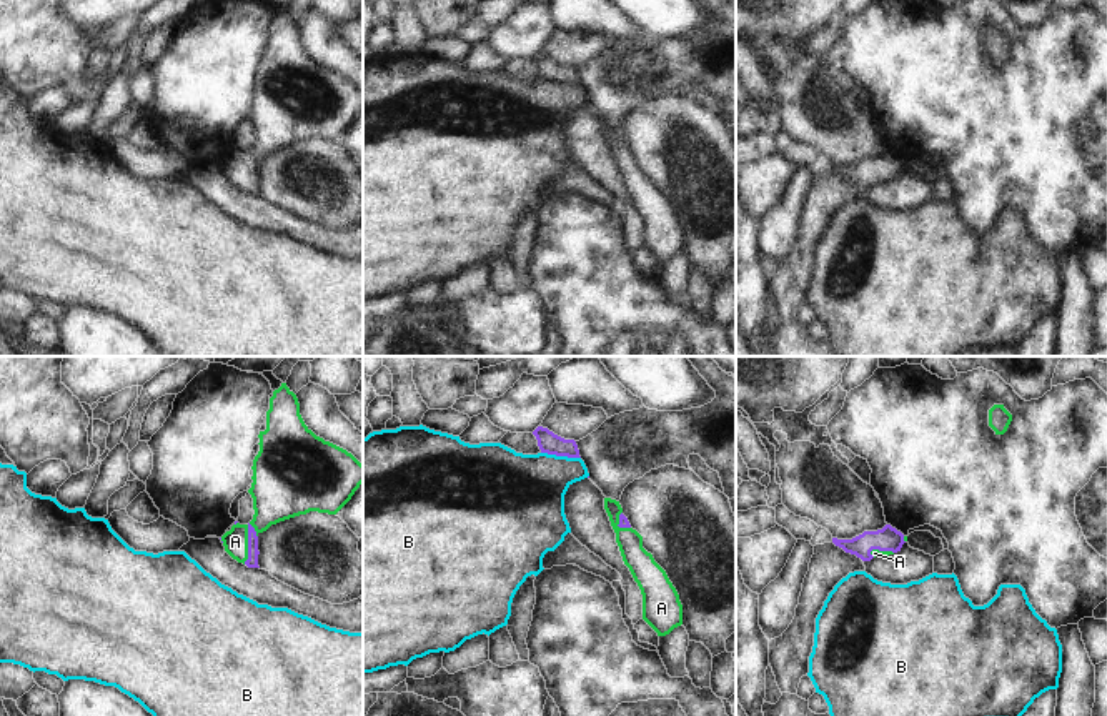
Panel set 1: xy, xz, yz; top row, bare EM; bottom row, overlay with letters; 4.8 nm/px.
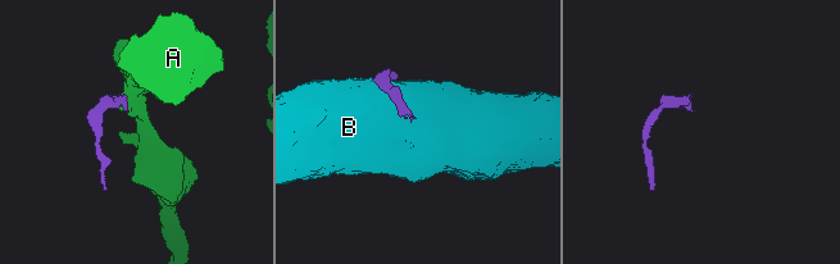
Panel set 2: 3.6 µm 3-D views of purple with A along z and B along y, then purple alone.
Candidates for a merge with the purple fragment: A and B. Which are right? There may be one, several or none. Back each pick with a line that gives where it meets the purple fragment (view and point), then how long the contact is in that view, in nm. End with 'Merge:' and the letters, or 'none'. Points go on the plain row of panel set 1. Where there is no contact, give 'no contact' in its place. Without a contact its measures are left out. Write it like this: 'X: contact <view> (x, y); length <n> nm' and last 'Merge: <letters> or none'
A: contact xy (248, 170); length 200 nm
Merge: A

